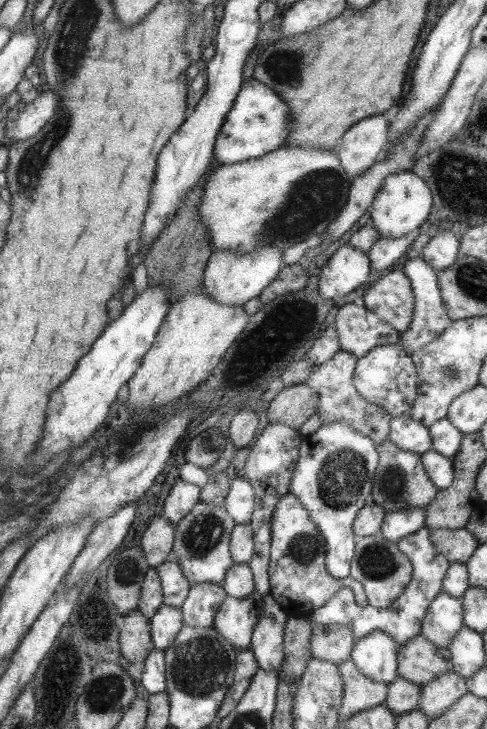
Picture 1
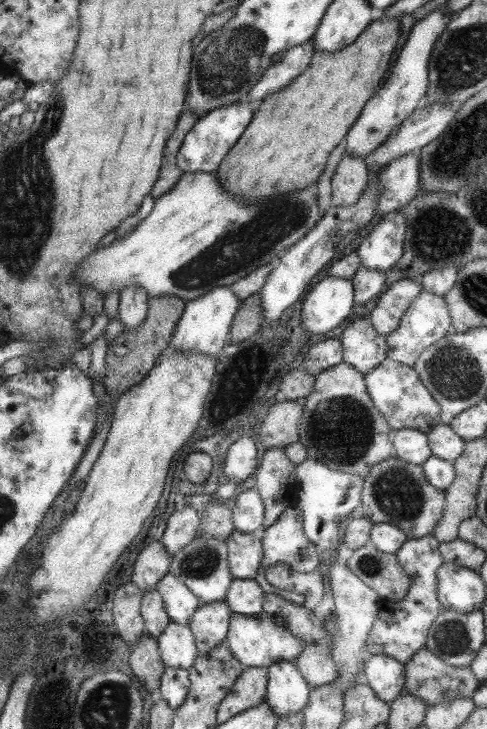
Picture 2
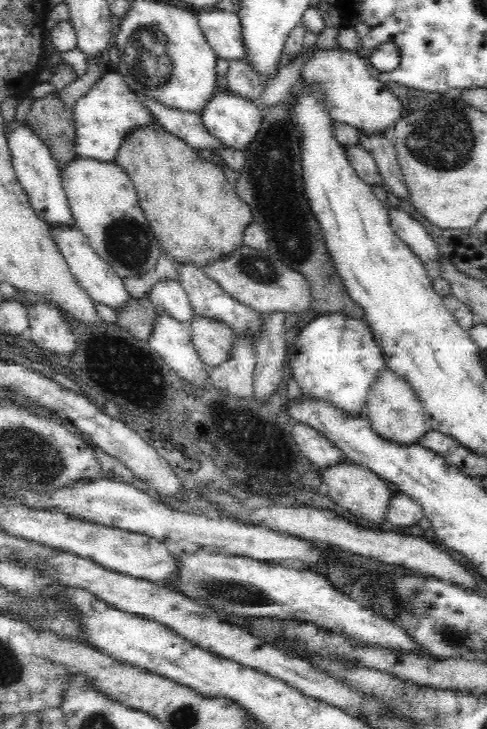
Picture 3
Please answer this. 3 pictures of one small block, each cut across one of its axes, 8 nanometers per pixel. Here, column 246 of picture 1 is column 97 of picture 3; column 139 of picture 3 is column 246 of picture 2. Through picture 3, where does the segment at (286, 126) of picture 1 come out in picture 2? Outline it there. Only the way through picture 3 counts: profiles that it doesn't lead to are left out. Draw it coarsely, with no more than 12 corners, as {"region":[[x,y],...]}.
{"region":[[255,104],[201,114],[177,152],[185,172],[215,174],[239,142]]}

